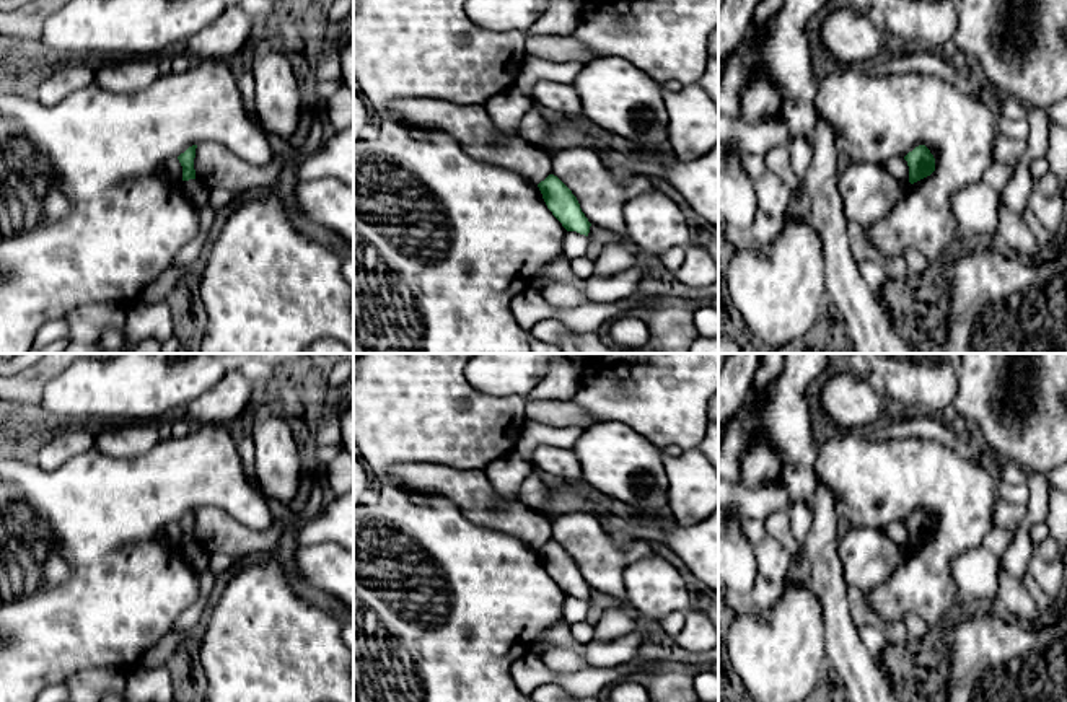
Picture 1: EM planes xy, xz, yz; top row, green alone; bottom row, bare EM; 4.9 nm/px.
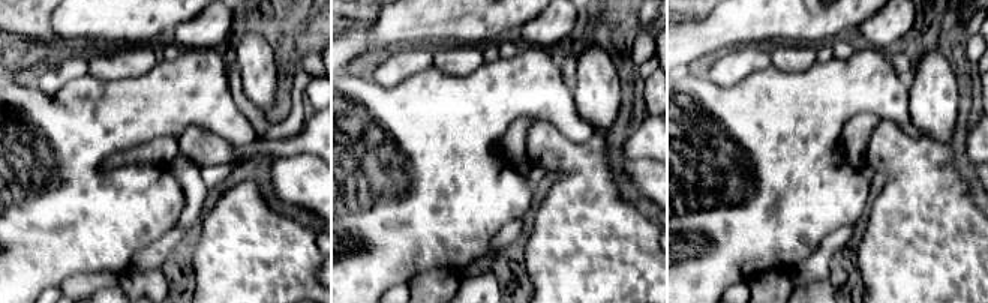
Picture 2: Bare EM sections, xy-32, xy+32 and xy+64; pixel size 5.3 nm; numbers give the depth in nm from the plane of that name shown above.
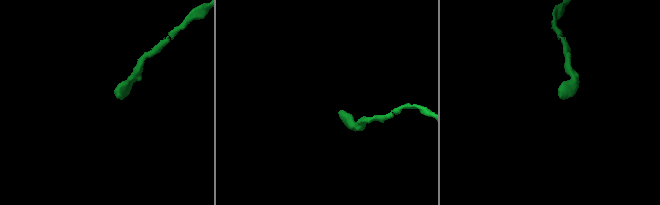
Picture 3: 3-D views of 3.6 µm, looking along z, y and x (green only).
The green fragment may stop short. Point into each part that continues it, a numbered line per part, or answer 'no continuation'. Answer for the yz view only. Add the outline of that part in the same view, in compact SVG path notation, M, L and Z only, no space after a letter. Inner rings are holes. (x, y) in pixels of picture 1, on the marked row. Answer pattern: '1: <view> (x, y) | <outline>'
no continuation

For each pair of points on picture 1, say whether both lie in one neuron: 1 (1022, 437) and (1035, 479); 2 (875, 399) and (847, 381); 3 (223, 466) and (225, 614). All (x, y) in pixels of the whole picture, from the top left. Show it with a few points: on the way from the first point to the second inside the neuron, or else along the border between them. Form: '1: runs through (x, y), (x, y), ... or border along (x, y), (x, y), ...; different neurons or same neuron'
1: border along (1028, 471), (1045, 474); different neurons
2: runs through (869, 399), (854, 388); same neuron
3: border along (197, 508), (219, 507), (258, 530); different neurons

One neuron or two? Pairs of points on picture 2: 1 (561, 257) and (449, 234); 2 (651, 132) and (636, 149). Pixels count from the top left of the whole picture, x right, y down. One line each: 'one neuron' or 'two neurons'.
1: two neurons
2: one neuron

